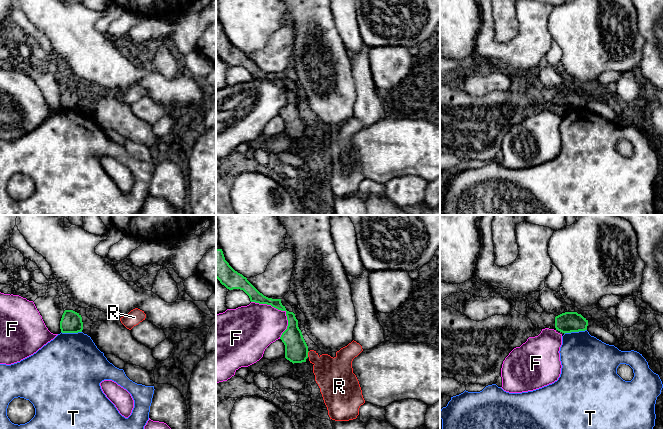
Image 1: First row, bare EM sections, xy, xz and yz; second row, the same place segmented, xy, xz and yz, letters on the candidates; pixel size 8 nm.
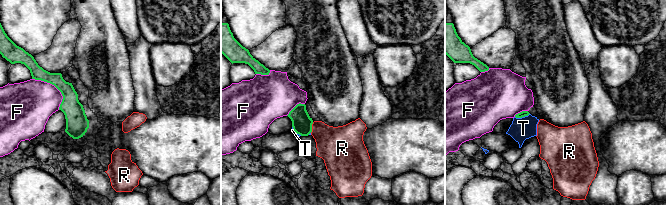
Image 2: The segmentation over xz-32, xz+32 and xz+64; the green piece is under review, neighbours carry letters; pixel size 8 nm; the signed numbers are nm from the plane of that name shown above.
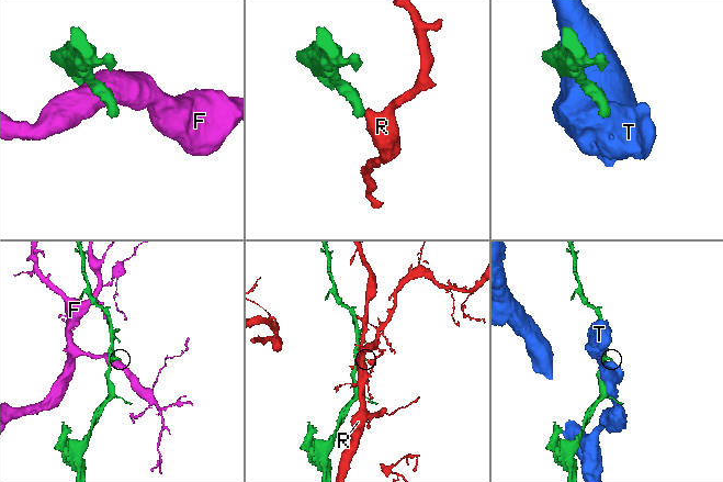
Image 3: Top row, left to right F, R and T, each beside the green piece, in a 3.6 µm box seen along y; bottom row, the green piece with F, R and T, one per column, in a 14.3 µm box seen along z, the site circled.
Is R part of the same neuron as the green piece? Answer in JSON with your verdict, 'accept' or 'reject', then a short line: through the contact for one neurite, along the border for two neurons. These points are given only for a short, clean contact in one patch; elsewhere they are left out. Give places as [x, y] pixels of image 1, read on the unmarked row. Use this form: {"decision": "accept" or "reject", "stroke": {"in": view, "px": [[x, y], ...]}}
{"decision": "reject", "stroke": {"in": "xz", "px": [[309, 127], [307, 132]]}}

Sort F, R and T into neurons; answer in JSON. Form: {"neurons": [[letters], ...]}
{"neurons": [["F"], ["R"], ["T"]]}

